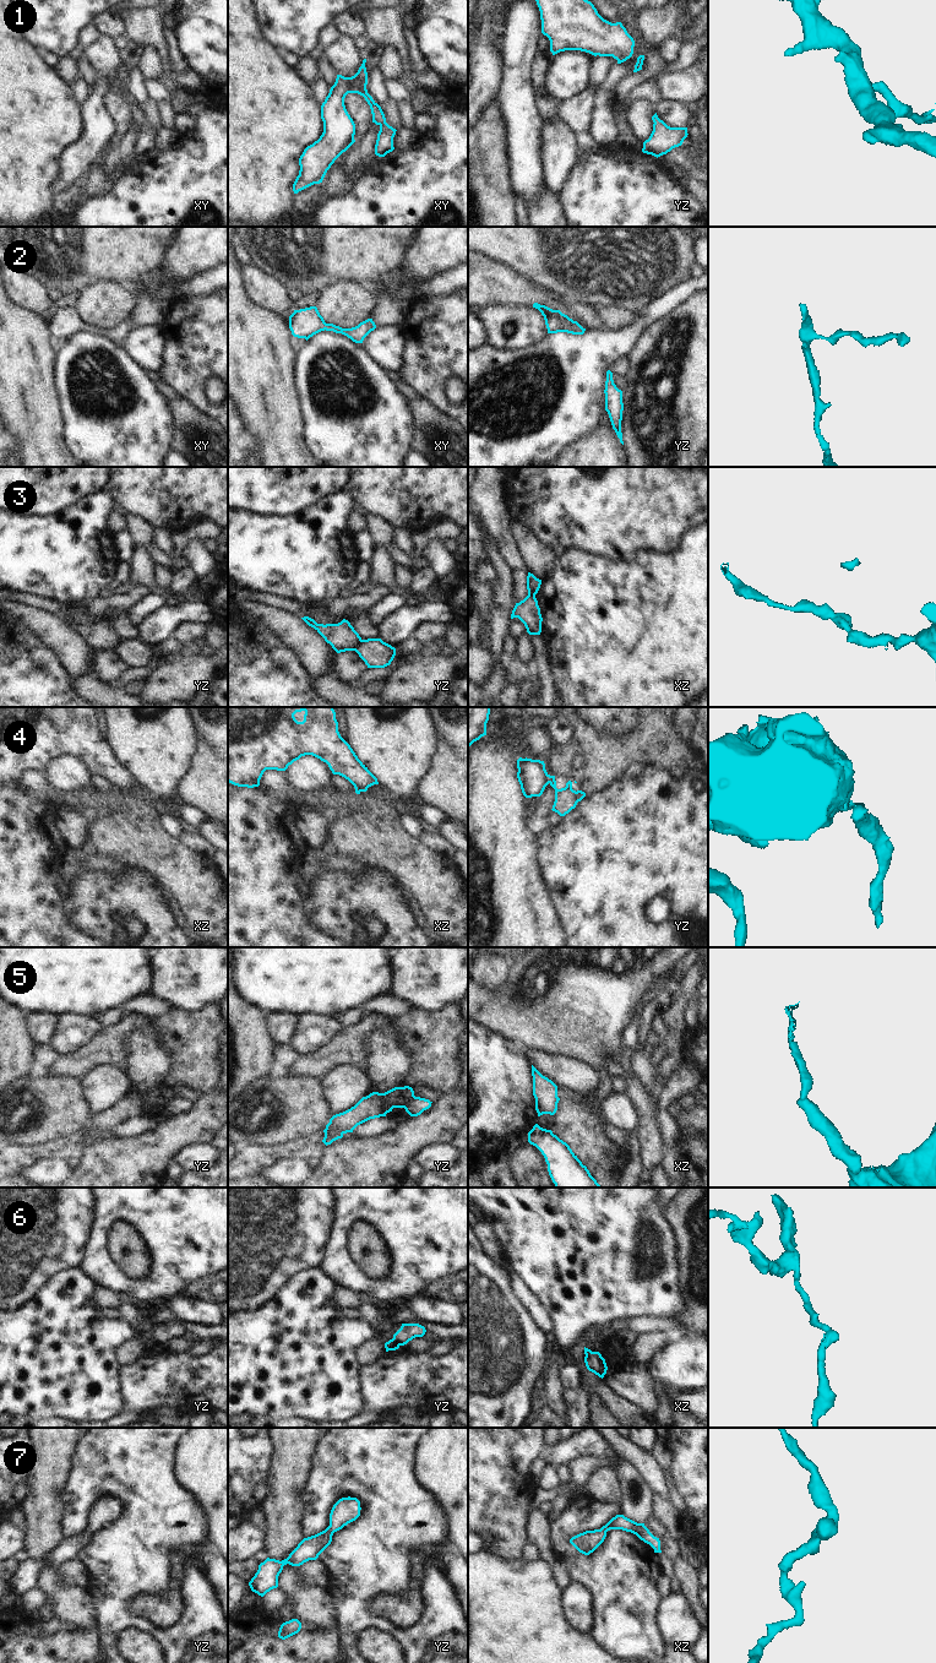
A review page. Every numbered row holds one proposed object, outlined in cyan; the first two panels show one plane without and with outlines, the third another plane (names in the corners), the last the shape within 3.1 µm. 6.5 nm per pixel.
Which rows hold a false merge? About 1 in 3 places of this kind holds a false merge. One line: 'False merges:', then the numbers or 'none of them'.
False merges: 3, 4, 5, 6.

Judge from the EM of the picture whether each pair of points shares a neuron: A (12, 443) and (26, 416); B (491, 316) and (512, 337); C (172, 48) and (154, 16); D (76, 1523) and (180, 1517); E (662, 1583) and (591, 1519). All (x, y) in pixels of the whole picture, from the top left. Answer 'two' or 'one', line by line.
A: two
B: one
C: two
D: one
E: two

